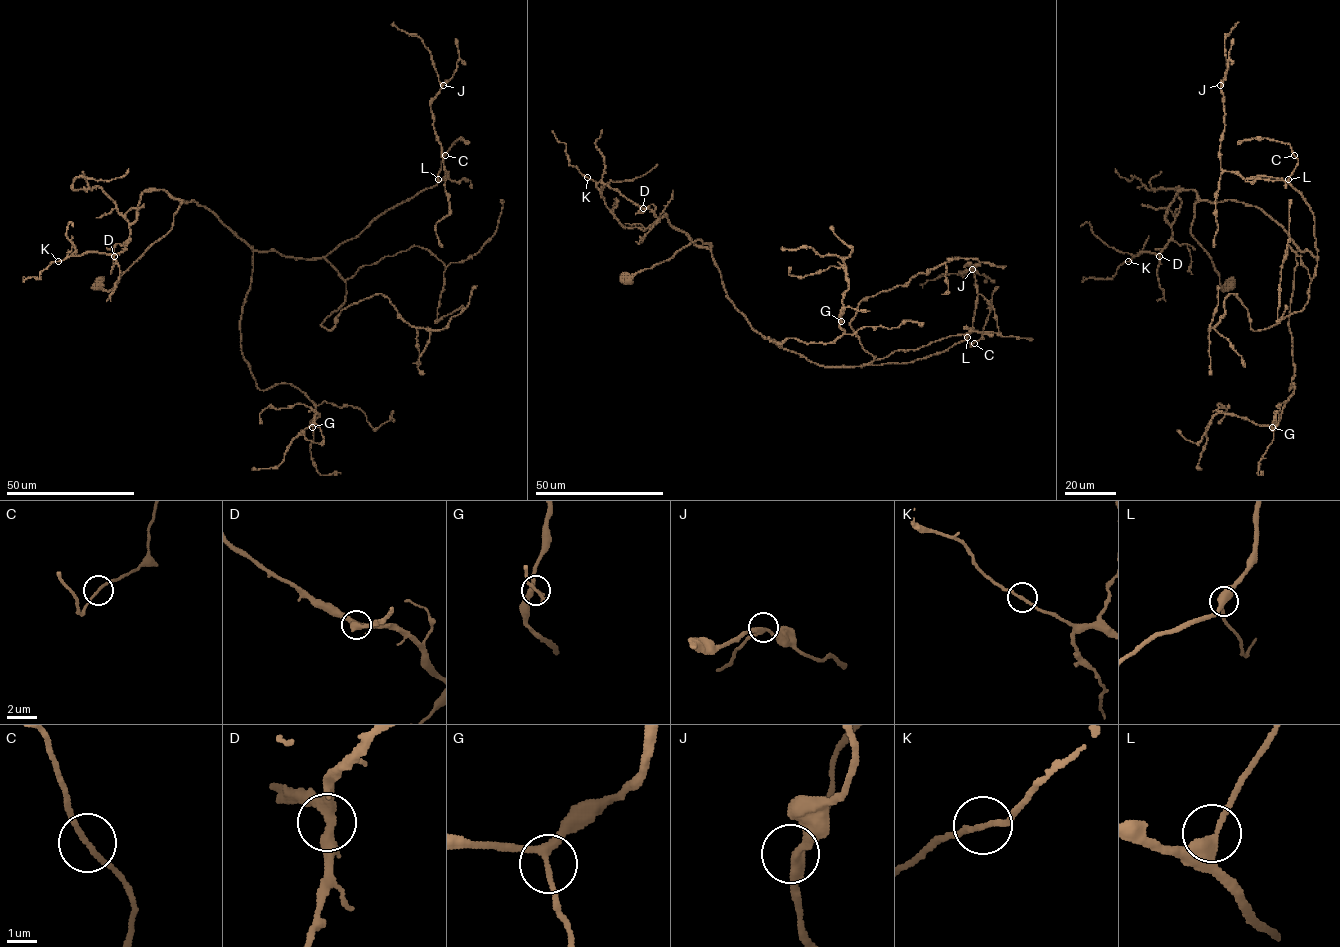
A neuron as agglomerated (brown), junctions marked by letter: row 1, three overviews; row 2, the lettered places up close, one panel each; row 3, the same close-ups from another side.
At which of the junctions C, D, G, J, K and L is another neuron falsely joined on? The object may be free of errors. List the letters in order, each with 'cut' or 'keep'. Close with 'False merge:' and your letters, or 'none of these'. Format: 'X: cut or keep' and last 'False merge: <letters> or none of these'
C: keep
D: keep
G: keep
J: keep
K: keep
L: keep
False merge: none of these

